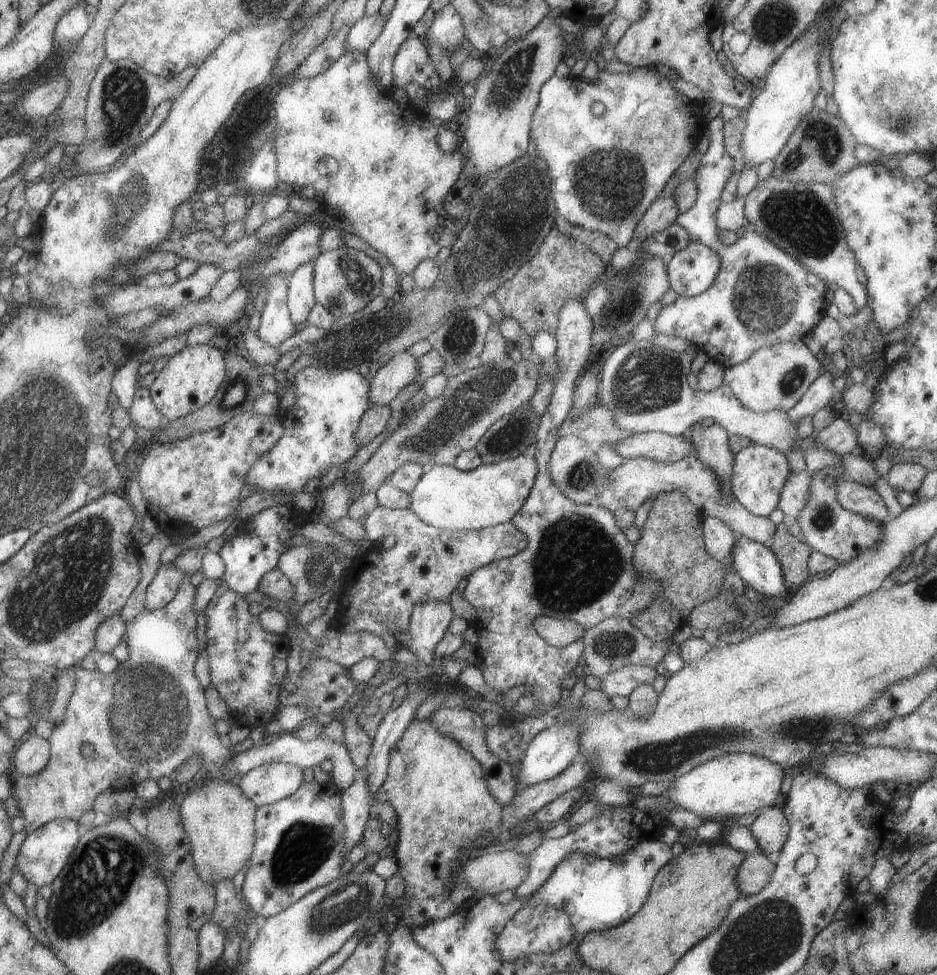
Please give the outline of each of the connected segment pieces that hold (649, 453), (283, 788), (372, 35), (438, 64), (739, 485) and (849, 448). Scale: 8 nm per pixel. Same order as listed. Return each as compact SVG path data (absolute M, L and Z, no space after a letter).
M659 431L633 433L623 442L613 444L613 450L623 459L647 458L663 464L671 464L687 456L697 458L693 442L683 433L673 436Z
M269 762L248 770L235 784L256 807L291 796L303 783L303 772L289 763Z
M377 12L371 16L363 15L359 22L355 22L353 26L349 27L347 36L345 36L345 52L361 52L365 54L367 49L379 34L381 34L382 26L385 18Z
M451 5L443 6L434 12L434 16L431 26L424 34L425 48L433 68L440 72L440 77L444 77L451 73L451 64L449 64L451 52L459 48L464 38L463 24L459 14Z
M753 443L734 454L731 468L731 495L747 512L768 517L777 508L779 494L791 474L785 453L767 445Z
M836 417L829 426L823 428L823 430L815 430L810 436L813 436L813 440L827 448L829 452L833 454L843 454L853 453L855 449L860 447L859 442L857 442L857 436L853 432L853 425L849 424L849 421L841 419L841 417Z

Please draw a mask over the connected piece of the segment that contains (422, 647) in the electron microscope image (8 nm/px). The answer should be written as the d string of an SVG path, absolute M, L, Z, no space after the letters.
M447 600L415 602L411 606L409 636L402 639L406 650L415 654L421 664L432 664L433 648L447 630L447 624L454 618Z

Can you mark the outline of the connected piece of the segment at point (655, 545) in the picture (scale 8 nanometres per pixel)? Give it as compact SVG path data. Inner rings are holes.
M671 491L667 493L656 493L649 511L647 519L643 526L638 529L639 539L633 543L633 566L639 572L641 578L646 578L647 574L657 576L661 582L661 590L659 594L651 600L651 604L639 612L639 616L635 616L630 620L635 628L639 628L639 632L643 636L647 636L651 642L661 642L670 640L673 632L686 624L687 616L694 606L715 598L721 590L723 584L723 576L727 574L727 567L721 562L717 562L711 558L704 547L702 535L702 522L699 522L700 510L697 510L689 499L679 491Z

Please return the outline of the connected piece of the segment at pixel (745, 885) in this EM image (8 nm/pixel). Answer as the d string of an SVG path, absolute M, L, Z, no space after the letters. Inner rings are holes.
M753 850L743 858L739 870L735 870L735 882L741 895L754 895L763 890L775 872L775 861L760 850Z

